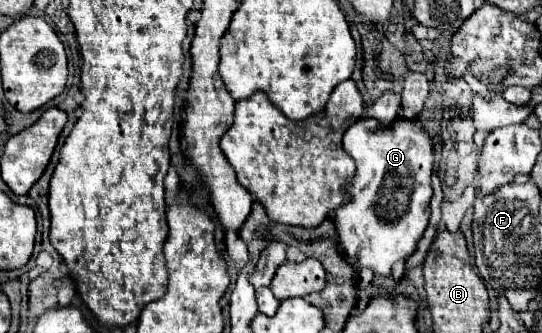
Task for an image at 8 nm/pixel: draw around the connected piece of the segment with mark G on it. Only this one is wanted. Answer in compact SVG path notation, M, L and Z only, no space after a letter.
M396 118L390 128L382 128L376 120L356 120L342 144L358 170L350 184L350 202L336 212L340 246L356 270L370 268L374 274L388 276L398 260L406 260L416 250L428 226L434 142L416 120Z

